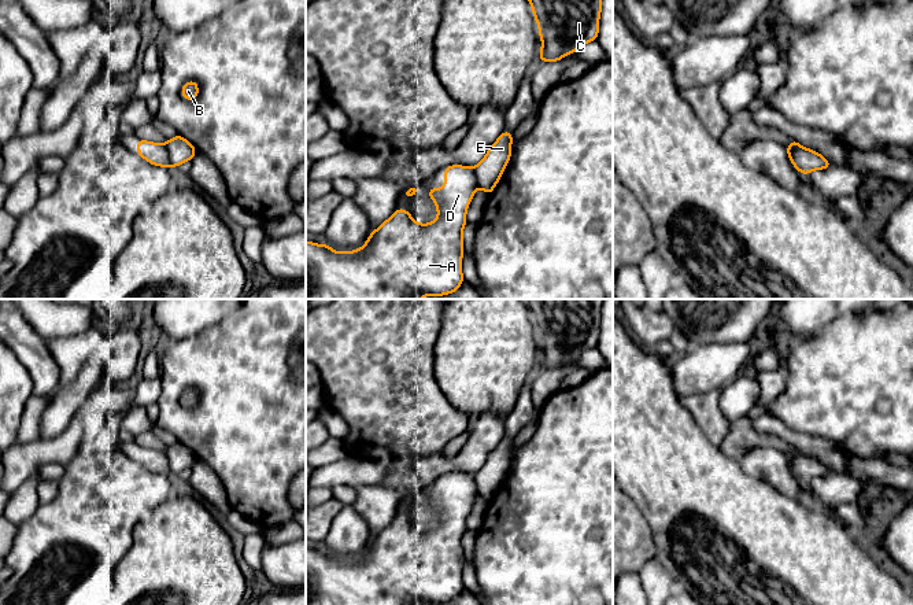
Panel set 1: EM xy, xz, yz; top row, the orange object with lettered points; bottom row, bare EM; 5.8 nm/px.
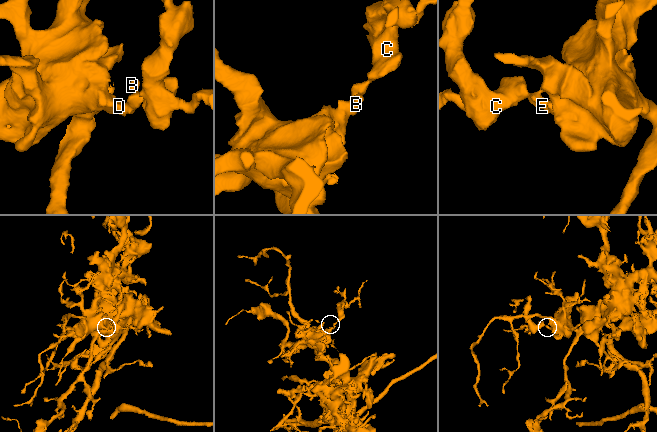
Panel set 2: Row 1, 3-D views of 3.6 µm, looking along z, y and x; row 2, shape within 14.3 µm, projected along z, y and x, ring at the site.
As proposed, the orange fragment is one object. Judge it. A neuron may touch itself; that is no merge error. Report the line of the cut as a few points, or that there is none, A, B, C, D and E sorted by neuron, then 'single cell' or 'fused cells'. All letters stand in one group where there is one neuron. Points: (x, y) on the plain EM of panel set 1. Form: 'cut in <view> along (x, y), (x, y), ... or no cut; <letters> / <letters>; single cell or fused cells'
cut in xy along (165, 452), (170, 472); A D / B C E; fused cells

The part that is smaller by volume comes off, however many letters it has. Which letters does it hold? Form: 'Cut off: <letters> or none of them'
Cut off: B, C, E

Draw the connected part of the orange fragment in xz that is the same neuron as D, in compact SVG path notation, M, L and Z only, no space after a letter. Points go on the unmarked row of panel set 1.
M451 472L444 475L444 494L428 497L429 505L436 510L437 525L435 528L419 531L409 517L396 516L388 527L370 539L361 556L350 560L336 560L328 551L306 547L306 605L436 605L456 600L465 587L462 539L467 531L466 520L477 495L473 475Z

